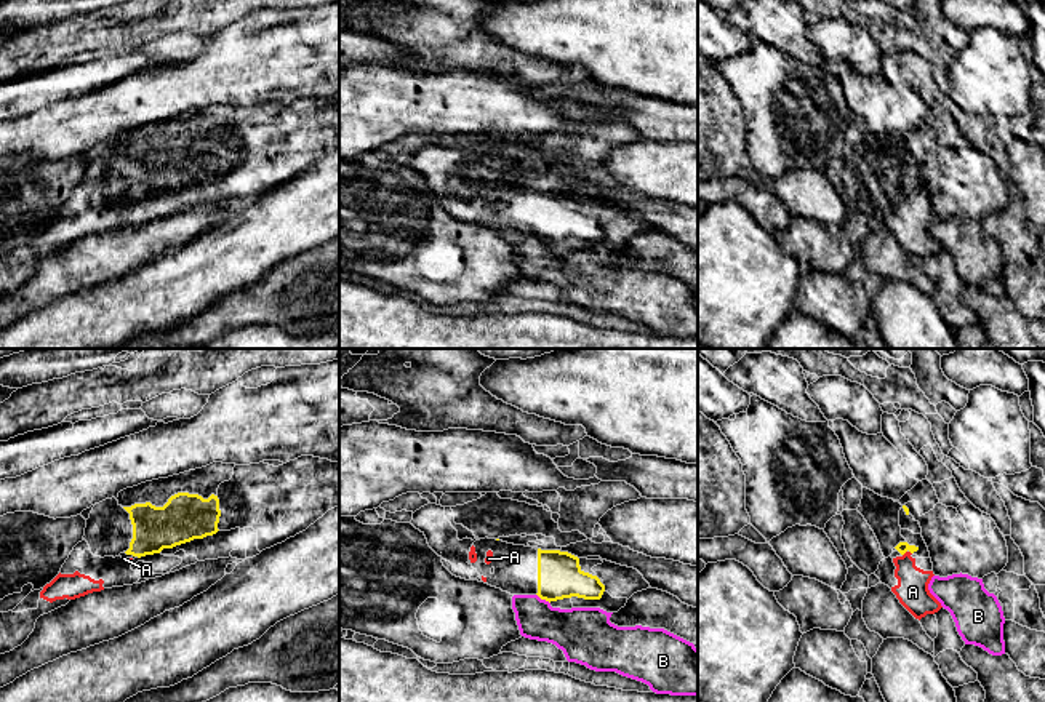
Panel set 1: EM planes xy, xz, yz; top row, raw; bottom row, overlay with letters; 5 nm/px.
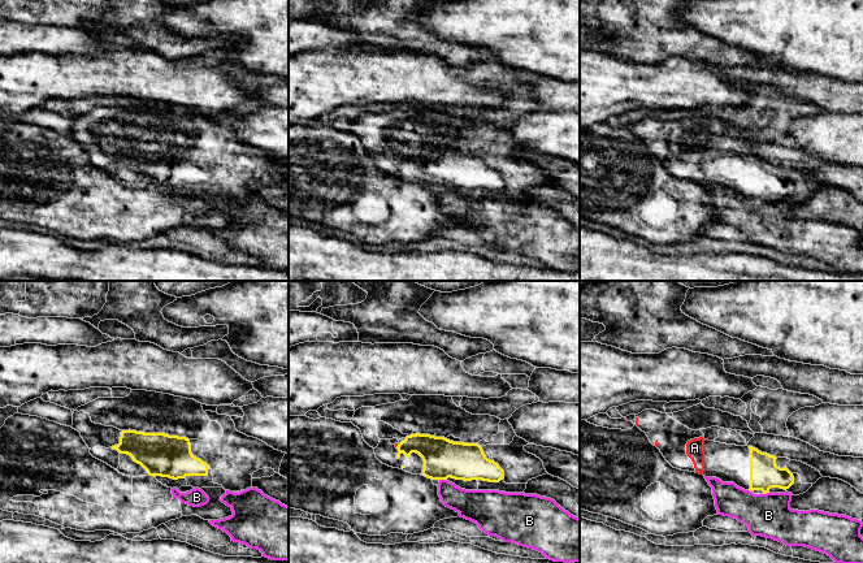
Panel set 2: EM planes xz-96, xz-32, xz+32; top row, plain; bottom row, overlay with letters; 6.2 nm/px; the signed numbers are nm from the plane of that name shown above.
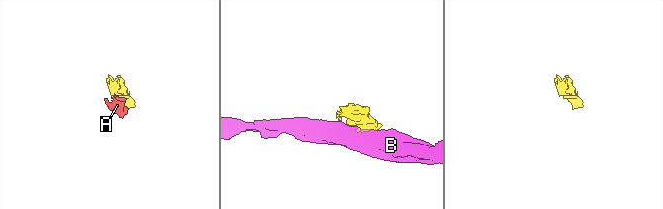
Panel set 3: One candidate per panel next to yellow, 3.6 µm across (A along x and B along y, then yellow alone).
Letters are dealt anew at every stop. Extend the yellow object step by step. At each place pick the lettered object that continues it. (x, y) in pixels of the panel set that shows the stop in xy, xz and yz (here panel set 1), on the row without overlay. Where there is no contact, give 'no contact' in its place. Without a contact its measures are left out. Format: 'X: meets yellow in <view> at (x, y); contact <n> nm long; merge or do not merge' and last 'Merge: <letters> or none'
A: meets yellow in yz at (904, 194); contact 40 nm long; merge
B: meets yellow in xz at (543, 240); contact 90 nm long; do not merge
Merge: A

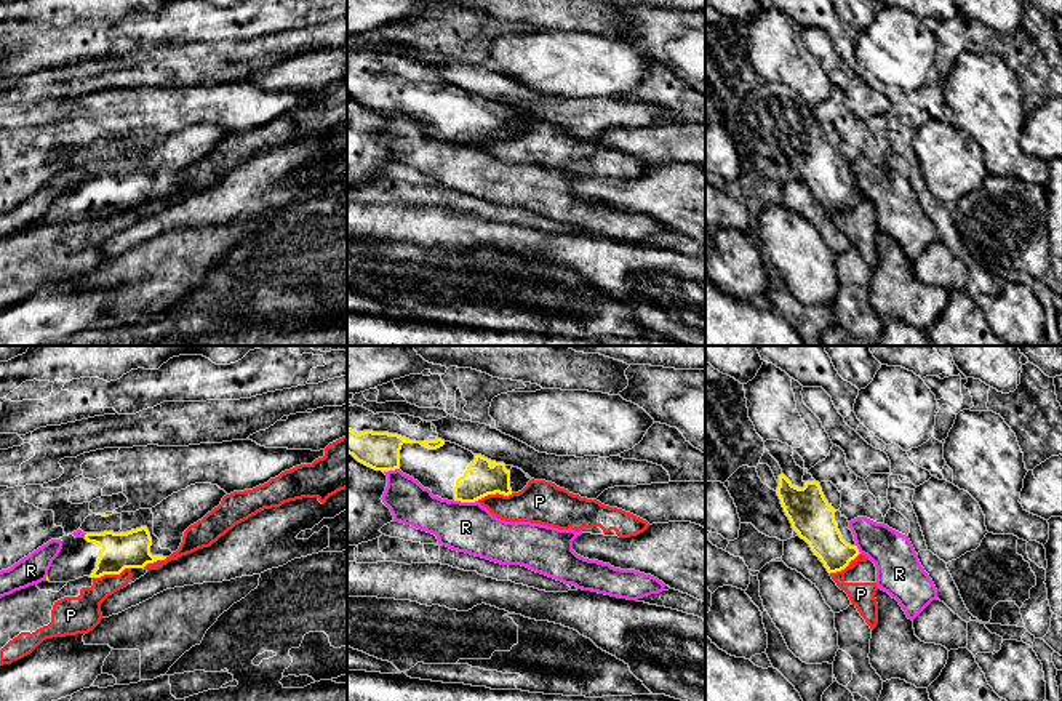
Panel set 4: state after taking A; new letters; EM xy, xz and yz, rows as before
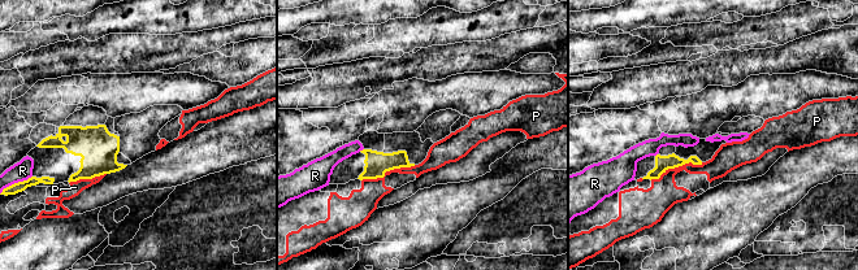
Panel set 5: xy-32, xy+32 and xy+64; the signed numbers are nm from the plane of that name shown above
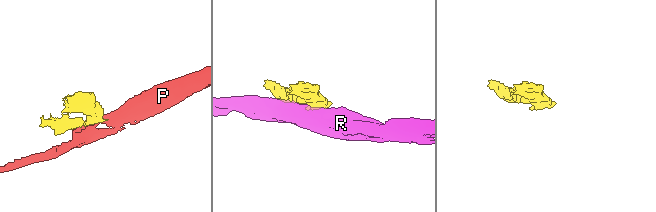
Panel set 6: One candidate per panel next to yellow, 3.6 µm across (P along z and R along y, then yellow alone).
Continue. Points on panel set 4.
P: meets yellow in xy at (111, 215); contact 200 nm long; do not merge
R: meets yellow in xz at (466, 143); contact 130 nm long; do not merge
Merge: none

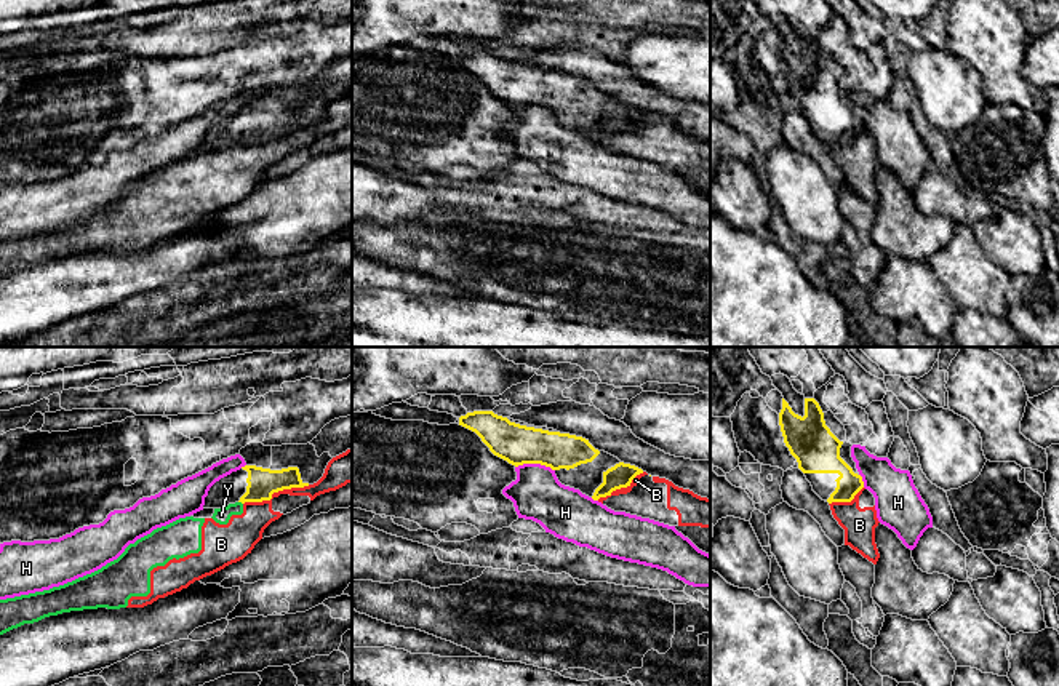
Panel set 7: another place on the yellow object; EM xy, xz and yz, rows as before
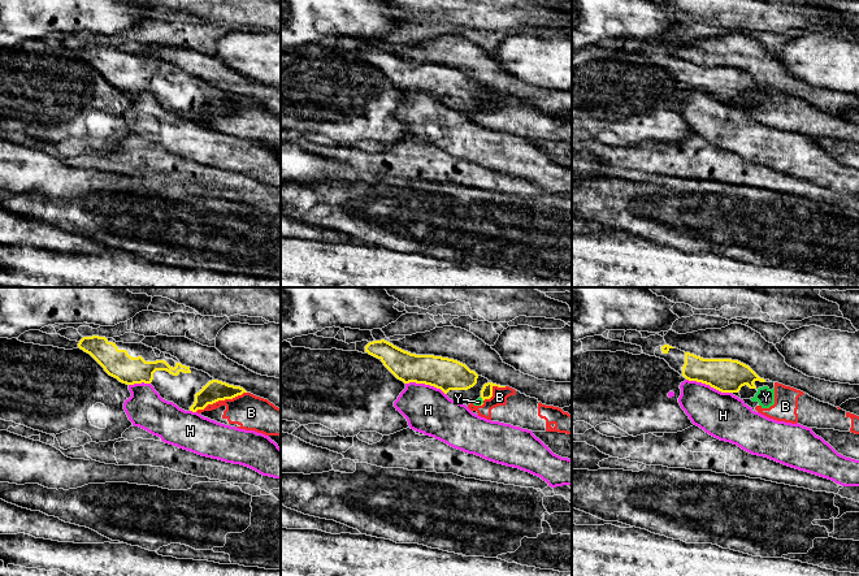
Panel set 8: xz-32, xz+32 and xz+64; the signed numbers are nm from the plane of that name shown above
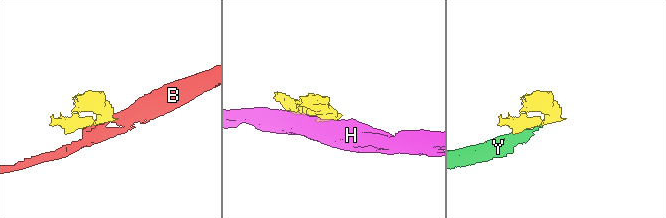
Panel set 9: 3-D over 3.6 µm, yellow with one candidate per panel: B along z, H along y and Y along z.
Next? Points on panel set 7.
B: meets yellow in xy at (275, 133); contact 340 nm long; do not merge
H: meets yellow in xz at (535, 104); contact 200 nm long; do not merge
Y: meets yellow in xy at (240, 143); contact 30 nm long; do not merge
Merge: none

